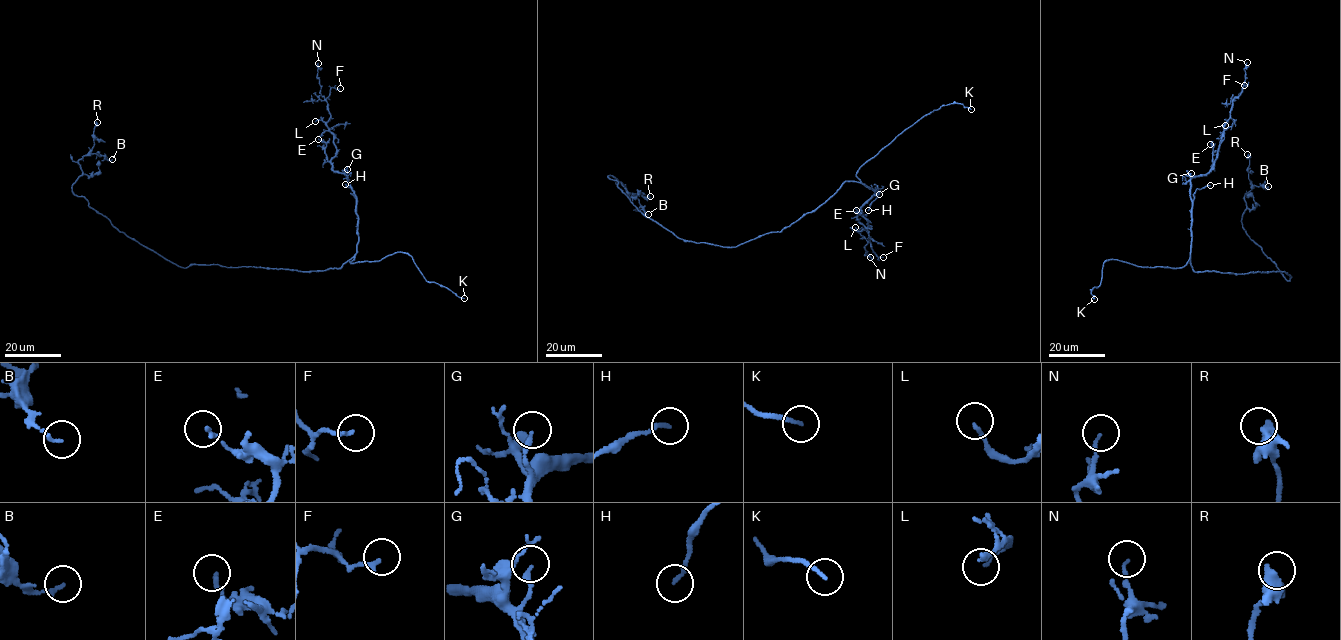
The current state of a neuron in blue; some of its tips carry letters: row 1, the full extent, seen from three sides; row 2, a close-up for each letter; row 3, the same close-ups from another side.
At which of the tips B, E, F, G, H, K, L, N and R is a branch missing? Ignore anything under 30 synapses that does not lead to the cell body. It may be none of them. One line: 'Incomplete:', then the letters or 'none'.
Incomplete: K

